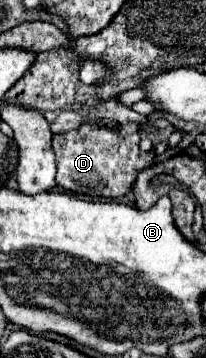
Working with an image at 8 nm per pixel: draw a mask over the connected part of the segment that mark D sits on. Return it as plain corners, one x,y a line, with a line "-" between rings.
83,124
77,130
53,134
53,150
57,156
57,186
75,194
87,194
87,196
99,196
99,198
119,198
125,196
133,188
133,180
143,168
153,166
155,152
143,152
139,148
139,134
121,136
115,128
109,126
87,126

